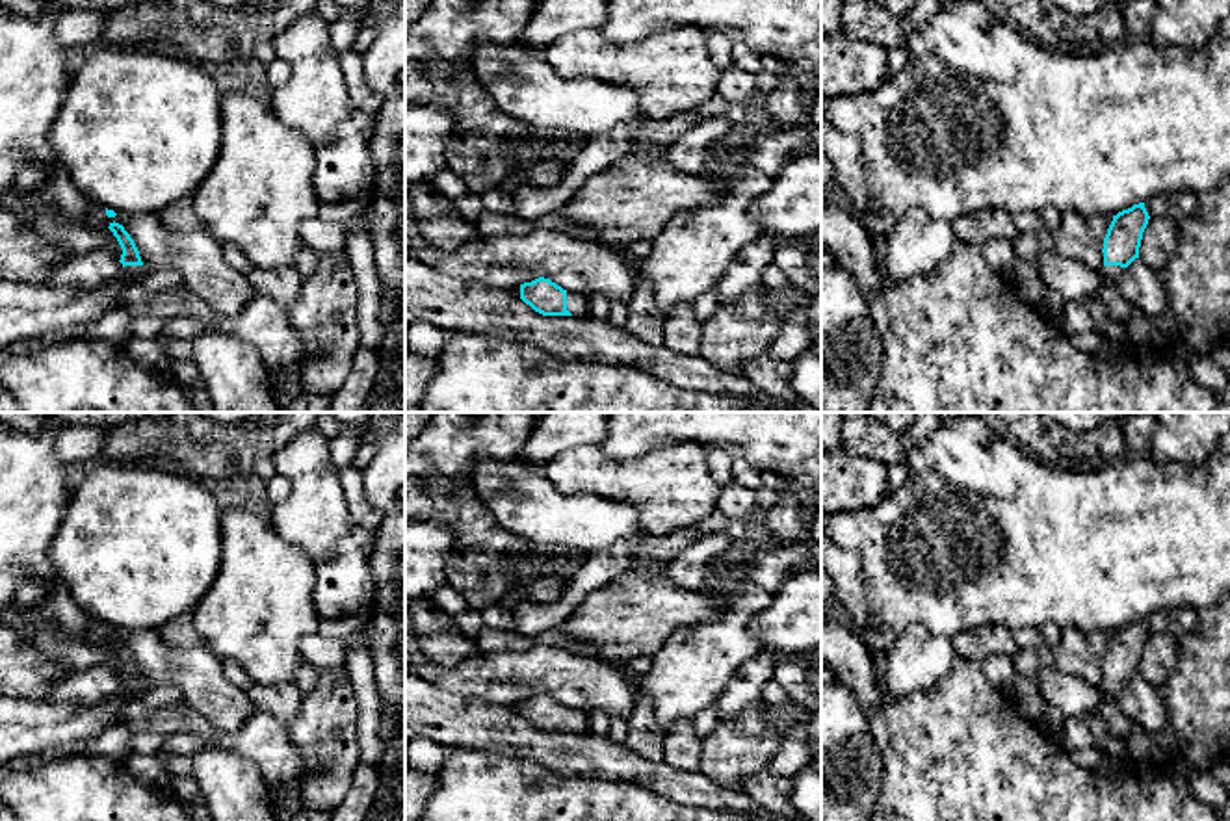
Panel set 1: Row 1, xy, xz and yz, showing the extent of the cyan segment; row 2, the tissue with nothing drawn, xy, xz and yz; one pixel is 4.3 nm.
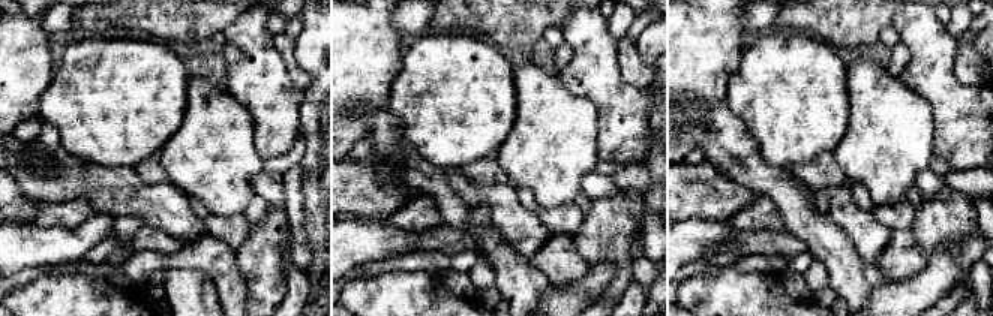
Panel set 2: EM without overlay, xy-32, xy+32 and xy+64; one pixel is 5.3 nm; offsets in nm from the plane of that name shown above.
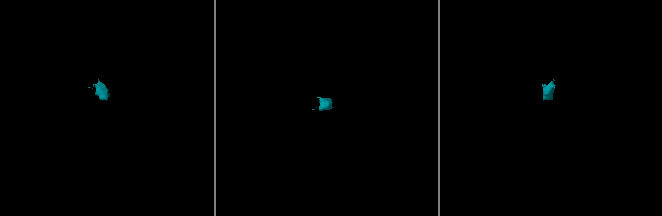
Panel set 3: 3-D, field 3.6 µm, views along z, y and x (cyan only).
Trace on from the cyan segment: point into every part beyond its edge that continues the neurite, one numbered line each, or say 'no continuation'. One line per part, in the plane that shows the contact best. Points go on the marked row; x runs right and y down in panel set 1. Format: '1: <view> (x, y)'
1: xy (99, 218)
2: xz (578, 305)

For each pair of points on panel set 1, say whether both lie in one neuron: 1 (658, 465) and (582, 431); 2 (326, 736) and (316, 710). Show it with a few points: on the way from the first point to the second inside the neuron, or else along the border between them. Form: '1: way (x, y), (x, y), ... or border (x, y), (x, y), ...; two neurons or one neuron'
1: border (599, 444), (578, 444), (556, 456); two neurons
2: way (326, 730), (322, 716); one neuron

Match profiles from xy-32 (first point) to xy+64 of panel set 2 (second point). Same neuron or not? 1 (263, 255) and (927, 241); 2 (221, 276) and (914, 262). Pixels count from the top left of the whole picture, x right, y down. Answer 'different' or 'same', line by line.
1: same
2: same

